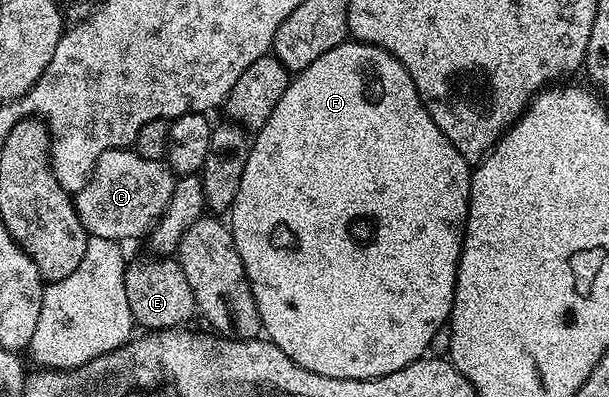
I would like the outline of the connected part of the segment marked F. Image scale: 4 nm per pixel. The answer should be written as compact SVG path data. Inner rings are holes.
M346 39L334 47L334 51L326 51L326 55L314 59L310 67L289 80L270 119L255 130L248 147L246 167L242 170L242 183L238 183L238 195L230 210L232 238L248 276L267 340L286 351L298 367L334 379L374 381L420 360L429 352L431 339L438 329L447 326L452 316L456 272L464 246L464 224L470 212L471 182L470 162L452 146L446 135L442 135L442 131L438 131L438 123L430 119L430 111L426 111L418 87L414 87L414 79L410 79L406 67L402 67L394 55L377 45Z

